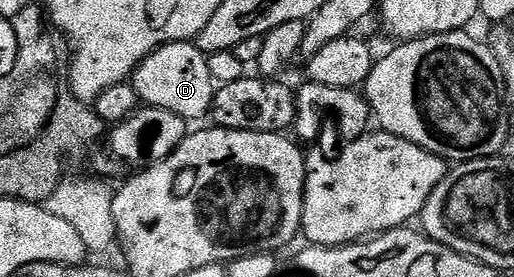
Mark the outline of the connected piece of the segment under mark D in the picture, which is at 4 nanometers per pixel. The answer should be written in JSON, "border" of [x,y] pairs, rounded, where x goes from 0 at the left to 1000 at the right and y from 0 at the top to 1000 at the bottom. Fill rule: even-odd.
{"border":[[[381,155],[313,162],[276,224],[255,278],[268,365],[292,390],[333,397],[333,412],[348,412],[362,440],[377,440],[389,419],[405,422],[418,329],[411,253],[403,253],[405,220],[405,199],[387,184]]]}

